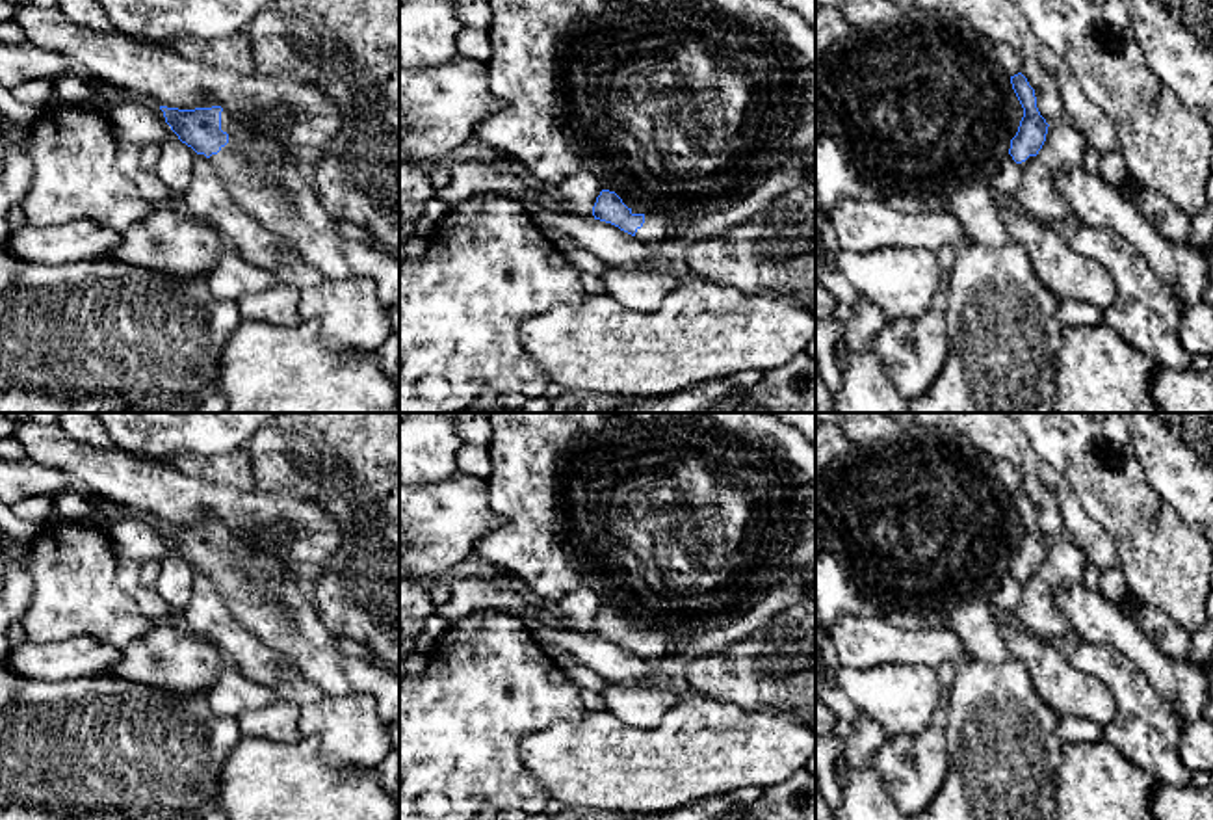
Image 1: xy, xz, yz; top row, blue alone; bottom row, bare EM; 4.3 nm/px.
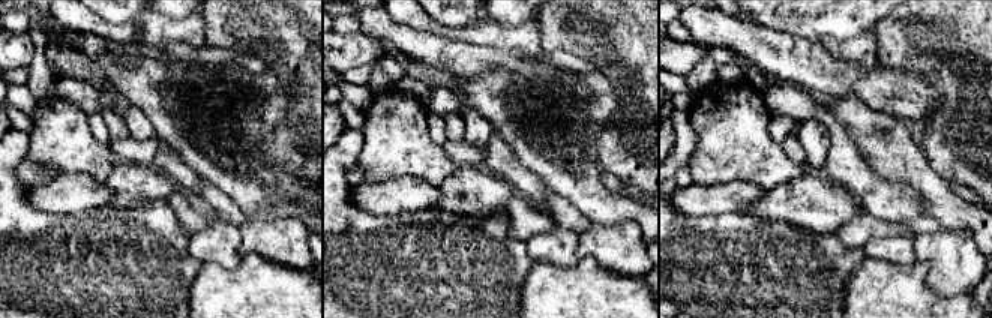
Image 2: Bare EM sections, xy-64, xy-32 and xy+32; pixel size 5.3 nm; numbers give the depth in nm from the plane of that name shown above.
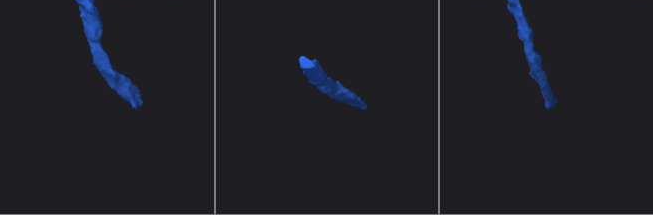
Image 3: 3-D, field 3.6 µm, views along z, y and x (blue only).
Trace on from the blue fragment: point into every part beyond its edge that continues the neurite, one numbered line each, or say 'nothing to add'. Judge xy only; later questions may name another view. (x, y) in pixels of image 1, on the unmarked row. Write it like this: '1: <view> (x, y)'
1: xy (260, 590)

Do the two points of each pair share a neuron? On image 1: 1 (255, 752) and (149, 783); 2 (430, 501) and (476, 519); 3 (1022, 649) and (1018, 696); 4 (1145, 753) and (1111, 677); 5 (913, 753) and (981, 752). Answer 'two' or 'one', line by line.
1: two
2: one
3: two
4: one
5: two

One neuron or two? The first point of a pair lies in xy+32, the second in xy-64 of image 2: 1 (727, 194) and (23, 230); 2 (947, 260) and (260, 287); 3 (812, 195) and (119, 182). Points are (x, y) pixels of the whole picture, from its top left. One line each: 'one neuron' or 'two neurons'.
1: two neurons
2: two neurons
3: one neuron

